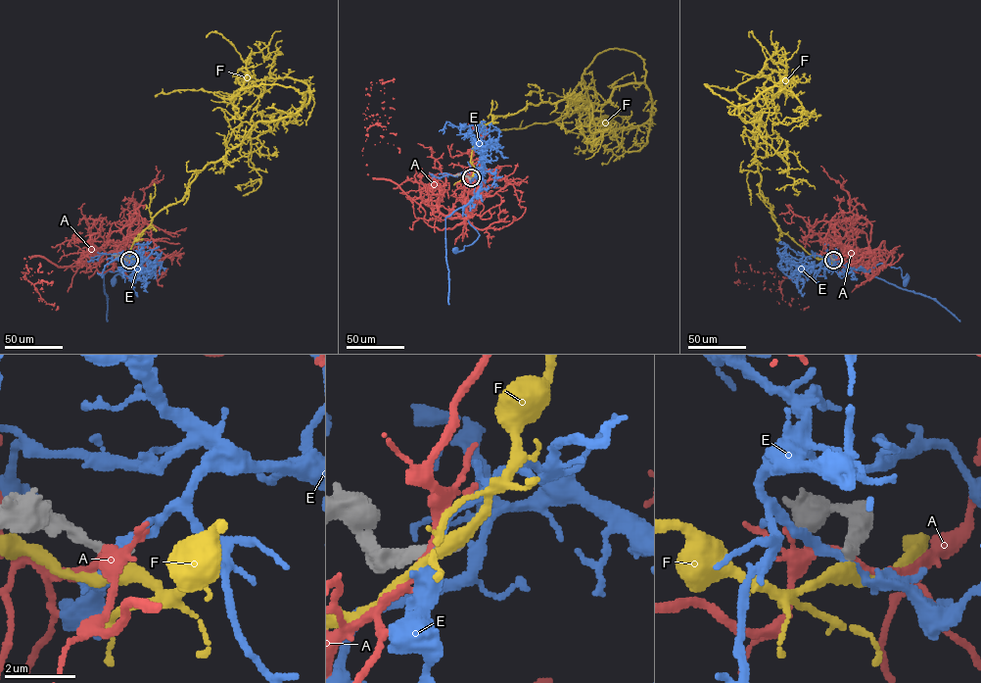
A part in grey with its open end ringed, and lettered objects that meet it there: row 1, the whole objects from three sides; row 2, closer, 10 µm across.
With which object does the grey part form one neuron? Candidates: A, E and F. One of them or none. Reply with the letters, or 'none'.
none

